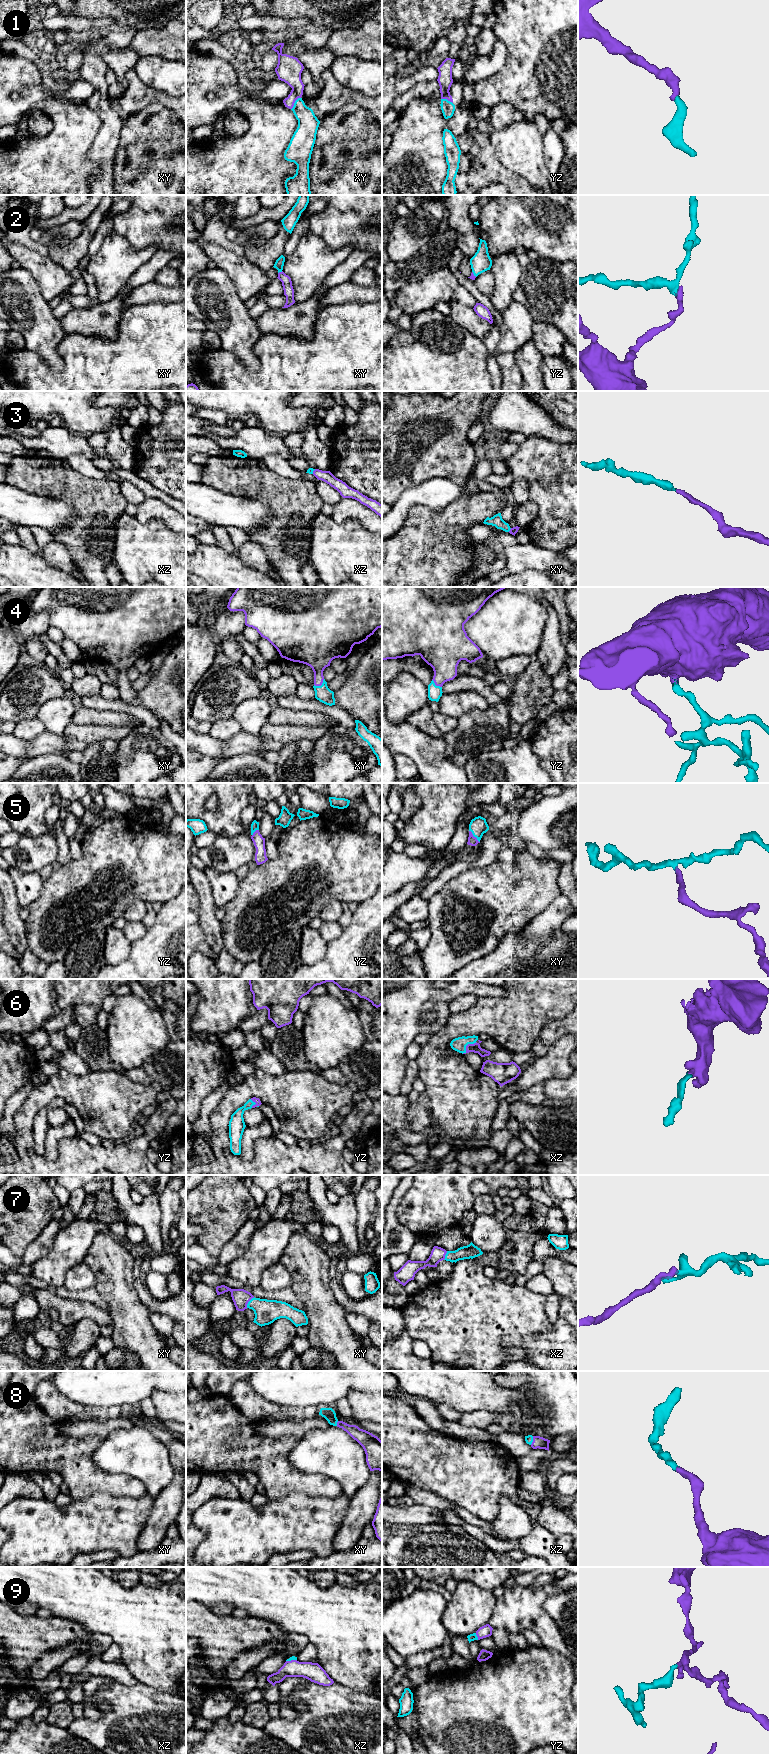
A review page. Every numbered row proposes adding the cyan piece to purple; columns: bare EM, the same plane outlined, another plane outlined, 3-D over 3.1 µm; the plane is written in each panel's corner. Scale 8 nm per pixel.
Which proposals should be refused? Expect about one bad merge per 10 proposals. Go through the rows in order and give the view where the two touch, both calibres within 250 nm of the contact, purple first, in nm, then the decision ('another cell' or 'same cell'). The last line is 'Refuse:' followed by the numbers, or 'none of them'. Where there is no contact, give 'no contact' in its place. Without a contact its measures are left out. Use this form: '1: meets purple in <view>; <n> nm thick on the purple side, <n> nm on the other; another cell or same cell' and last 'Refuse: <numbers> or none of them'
1: meets purple in xy; 180 nm thick on the purple side, 170 nm on the other; same cell
2: meets purple in xy; 80 nm thick on the purple side, 70 nm on the other; same cell
3: meets purple in xy; 60 nm thick on the purple side, 90 nm on the other; same cell
4: meets purple in xy; 240 nm thick on the purple side, 130 nm on the other; same cell
5: meets purple in xy; 70 nm thick on the purple side, 150 nm on the other; same cell
6: meets purple in xz; 70 nm thick on the purple side, 120 nm on the other; same cell
7: meets purple in xy; 140 nm thick on the purple side, 190 nm on the other; same cell
8: meets purple in xz; 100 nm thick on the purple side, 60 nm on the other; same cell
9: meets purple in yz; 100 nm thick on the purple side, 60 nm on the other; same cell
Refuse: none of them

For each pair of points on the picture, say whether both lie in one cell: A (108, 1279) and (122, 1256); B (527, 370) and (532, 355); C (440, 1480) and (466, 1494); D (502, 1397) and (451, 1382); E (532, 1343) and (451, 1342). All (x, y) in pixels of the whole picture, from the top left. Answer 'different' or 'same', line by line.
A: same
B: same
C: same
D: same
E: different

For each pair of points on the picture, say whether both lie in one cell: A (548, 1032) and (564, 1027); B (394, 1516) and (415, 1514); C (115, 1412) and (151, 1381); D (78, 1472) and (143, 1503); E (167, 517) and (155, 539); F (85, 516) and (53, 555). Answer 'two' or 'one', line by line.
A: one
B: one
C: two
D: two
E: two
F: two

